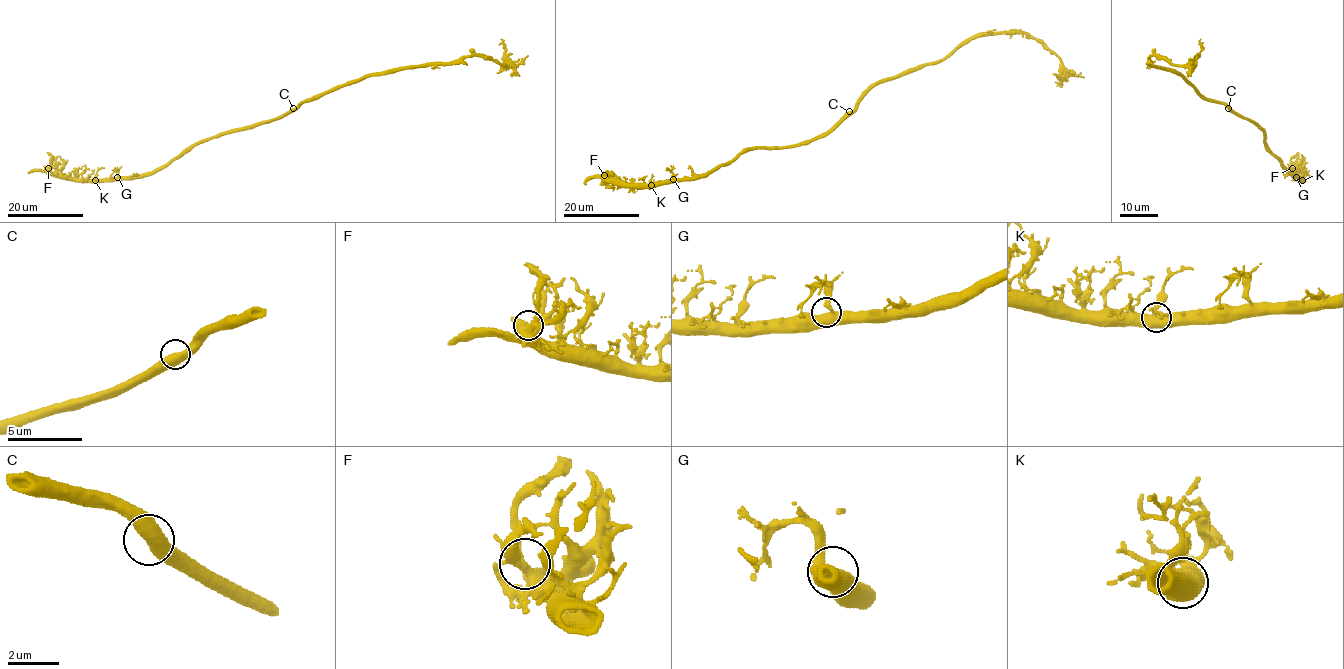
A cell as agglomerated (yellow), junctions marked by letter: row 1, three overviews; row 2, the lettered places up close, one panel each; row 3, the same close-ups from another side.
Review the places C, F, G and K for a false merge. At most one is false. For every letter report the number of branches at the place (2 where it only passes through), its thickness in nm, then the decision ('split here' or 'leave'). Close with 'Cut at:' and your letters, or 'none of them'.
C: branches 2; calibre 500 nm; leave
F: branches 4; calibre 360 nm; leave
G: branches 3; calibre 440 nm; leave
K: branches 5; calibre 700 nm; leave
Cut at: none of them

